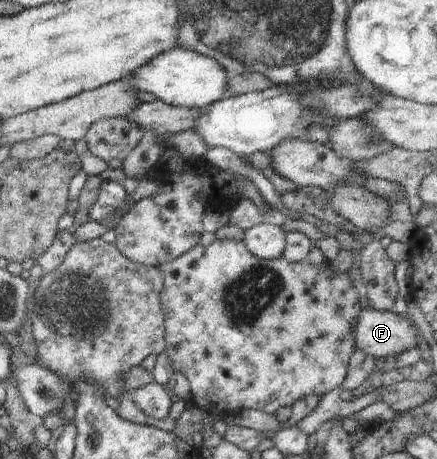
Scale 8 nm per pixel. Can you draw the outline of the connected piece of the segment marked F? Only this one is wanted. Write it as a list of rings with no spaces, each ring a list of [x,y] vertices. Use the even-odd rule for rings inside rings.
[[[366,308],[358,314],[358,321],[354,324],[354,338],[356,338],[356,348],[362,350],[366,356],[373,356],[376,360],[386,360],[389,356],[401,355],[417,346],[418,330],[402,314]]]

